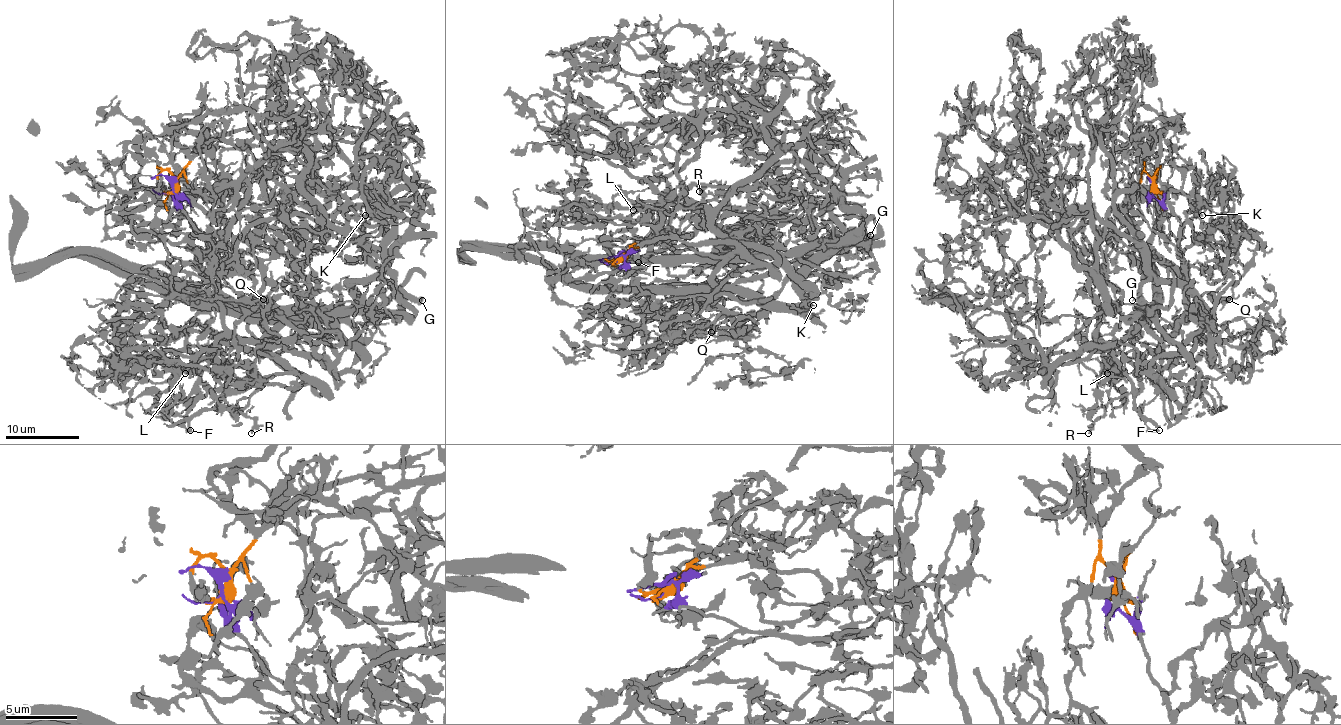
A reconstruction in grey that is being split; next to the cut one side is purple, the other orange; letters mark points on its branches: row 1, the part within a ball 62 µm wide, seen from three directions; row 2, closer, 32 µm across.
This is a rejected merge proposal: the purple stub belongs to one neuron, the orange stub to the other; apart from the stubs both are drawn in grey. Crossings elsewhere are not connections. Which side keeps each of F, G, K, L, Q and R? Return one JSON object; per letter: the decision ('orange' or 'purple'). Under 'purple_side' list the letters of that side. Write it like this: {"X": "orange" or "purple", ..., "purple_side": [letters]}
{"F": "purple", "G": "orange", "K": "orange", "L": "purple", "Q": "purple", "R": "purple", "purple_side": ["F", "L", "Q", "R"]}

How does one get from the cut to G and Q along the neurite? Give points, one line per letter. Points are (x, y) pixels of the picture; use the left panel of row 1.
G: (172, 184), (216, 138), (321, 129), (373, 193), (428, 189), (384, 276), (423, 300)
Q: (172, 184), (187, 219), (198, 230), (257, 261), (261, 307), (273, 313), (262, 300)

